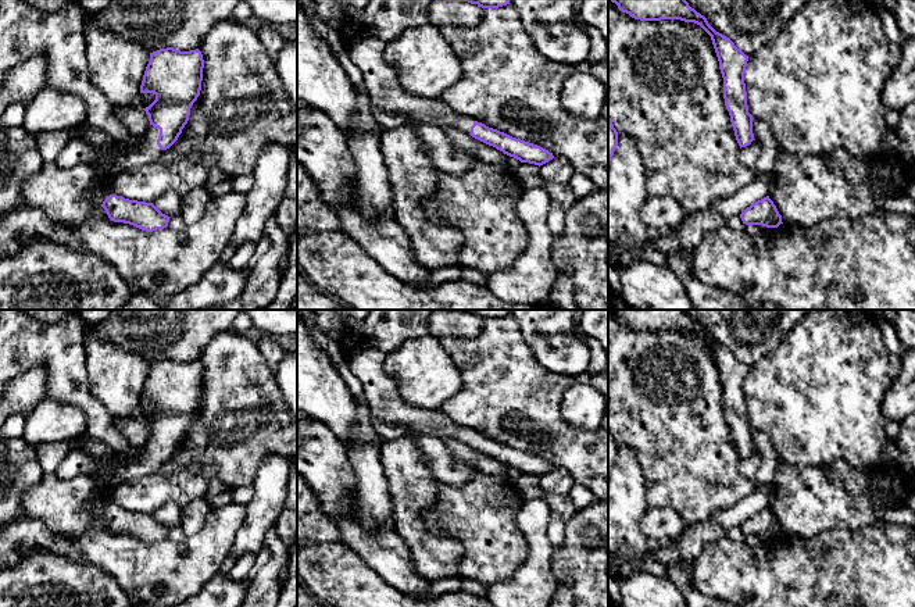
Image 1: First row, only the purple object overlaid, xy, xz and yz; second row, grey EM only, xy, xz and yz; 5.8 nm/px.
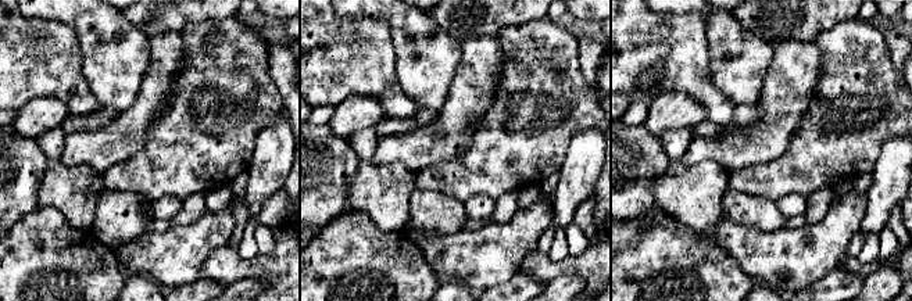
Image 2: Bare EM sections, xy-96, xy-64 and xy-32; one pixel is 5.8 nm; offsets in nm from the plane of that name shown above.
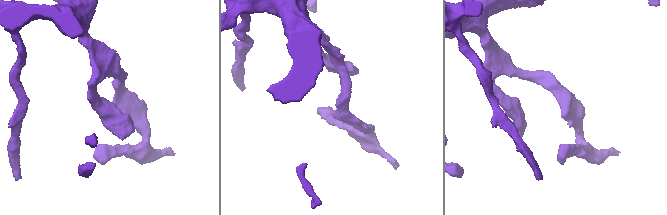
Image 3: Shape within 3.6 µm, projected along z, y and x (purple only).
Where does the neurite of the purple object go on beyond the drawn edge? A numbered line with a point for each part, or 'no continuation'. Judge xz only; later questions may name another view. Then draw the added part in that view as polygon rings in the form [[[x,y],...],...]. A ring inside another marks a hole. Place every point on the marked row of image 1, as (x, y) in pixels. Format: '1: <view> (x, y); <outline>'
1: xz (385, 90); [[[364,33],[344,47],[364,76],[371,104],[404,114],[415,125],[455,128],[469,135],[473,121],[467,115],[457,114],[442,99],[425,99],[403,89],[396,69],[383,56],[385,46],[386,42]]]

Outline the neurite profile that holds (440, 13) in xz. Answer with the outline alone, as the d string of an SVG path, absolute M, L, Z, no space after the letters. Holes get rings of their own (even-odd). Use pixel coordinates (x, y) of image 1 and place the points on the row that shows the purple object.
M432 0L428 8L429 19L436 26L476 26L483 21L483 8L468 1Z

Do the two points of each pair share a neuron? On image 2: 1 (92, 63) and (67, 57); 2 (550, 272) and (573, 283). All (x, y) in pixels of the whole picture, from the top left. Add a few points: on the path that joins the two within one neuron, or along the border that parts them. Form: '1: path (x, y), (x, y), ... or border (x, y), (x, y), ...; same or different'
1: border (72, 28), (81, 54), (81, 72), (90, 90); different
2: border (547, 282), (561, 275), (579, 273), (586, 286); different

